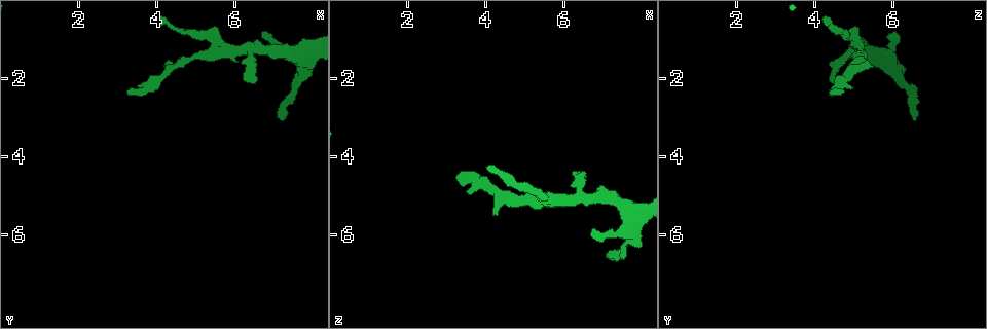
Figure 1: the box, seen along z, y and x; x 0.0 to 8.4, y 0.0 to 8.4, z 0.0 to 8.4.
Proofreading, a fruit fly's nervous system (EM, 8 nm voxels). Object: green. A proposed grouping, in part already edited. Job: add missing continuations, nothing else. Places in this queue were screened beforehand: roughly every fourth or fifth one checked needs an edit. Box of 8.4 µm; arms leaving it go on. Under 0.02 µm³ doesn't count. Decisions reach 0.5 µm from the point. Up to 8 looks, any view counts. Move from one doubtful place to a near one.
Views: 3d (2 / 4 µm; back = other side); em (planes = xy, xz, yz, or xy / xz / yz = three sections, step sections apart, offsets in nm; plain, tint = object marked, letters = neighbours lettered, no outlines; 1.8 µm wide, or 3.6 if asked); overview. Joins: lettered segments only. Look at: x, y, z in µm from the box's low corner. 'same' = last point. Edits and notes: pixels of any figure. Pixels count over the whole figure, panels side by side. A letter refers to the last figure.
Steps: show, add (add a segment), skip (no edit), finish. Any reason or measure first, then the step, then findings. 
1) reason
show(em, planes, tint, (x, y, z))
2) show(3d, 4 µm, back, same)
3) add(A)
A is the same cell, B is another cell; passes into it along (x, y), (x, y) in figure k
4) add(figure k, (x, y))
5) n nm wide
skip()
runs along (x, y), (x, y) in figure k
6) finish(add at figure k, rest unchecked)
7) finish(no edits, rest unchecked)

an open end
show(3d, 4 µm, (6.50, 2.15, 4.50))

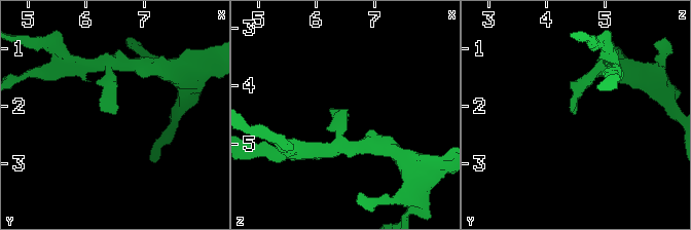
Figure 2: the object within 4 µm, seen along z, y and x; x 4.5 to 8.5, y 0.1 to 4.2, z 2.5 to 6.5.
now the EM
show(em, planes, letters, (6.45, 2.10, 4.45))

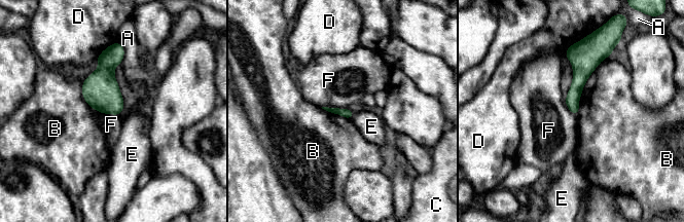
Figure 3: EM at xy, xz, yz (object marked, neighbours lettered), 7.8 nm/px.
skip()
A, B, C, D, E and F are other cells; border along (321, 107), (348, 108) in figure 3; no lettered segment goes on from it

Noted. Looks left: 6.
free end
show(3d, 2 µm, (7.15, 3.00, 6.55))

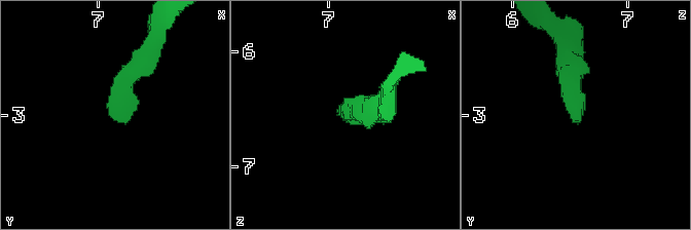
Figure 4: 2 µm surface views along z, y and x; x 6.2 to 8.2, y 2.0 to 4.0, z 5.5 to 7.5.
shape alone is not enough
show(em, planes, letters, (7.14, 3.04, 6.56))

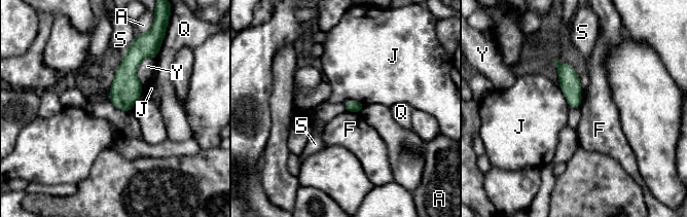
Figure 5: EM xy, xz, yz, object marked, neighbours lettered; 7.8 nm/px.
skip()
A, F, J, Q, S and Y are other cells; border along (557, 83), (570, 108) in figure 5; no lettered segment goes on from it

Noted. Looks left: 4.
tapers out
show(3d, 2 µm, back, (6.75, 0.90, 5.85))

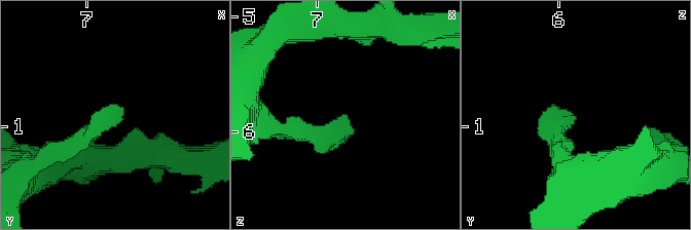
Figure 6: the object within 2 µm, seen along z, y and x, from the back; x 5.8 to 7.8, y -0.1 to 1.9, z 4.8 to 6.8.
now the EM
show(em, planes, letters, (6.74, 0.88, 5.88))

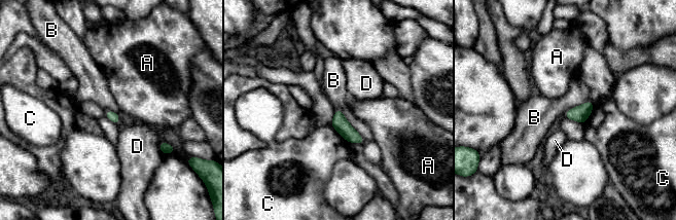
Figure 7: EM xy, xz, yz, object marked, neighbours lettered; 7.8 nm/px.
skip()
A, B, C and D are other cells; runs along (338, 112), (339, 121), (361, 141) in figure 7; none of them fits

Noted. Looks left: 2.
an open end
show(em, 3.6 µm, xy, step 8, plain, (3.25, 2.35, 4.60))

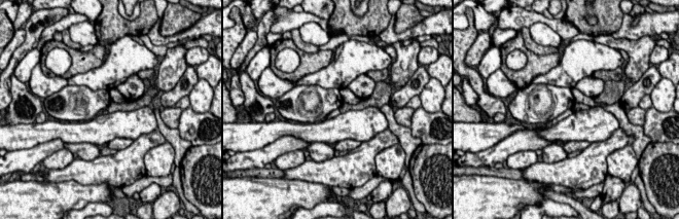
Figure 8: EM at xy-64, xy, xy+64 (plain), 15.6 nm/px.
what lies round it
show(em, 3.6 µm, xy, step 8, letters, same)

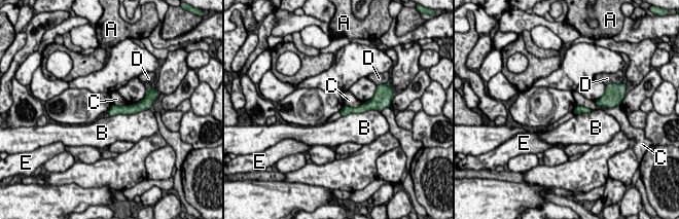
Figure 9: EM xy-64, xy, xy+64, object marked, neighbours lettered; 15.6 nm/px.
skip()
A, B, C, D and E are other cells; border along (340, 111), (342, 115) in figure 9; none of them fits

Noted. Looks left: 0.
finish(no edits, rest unchecked)

